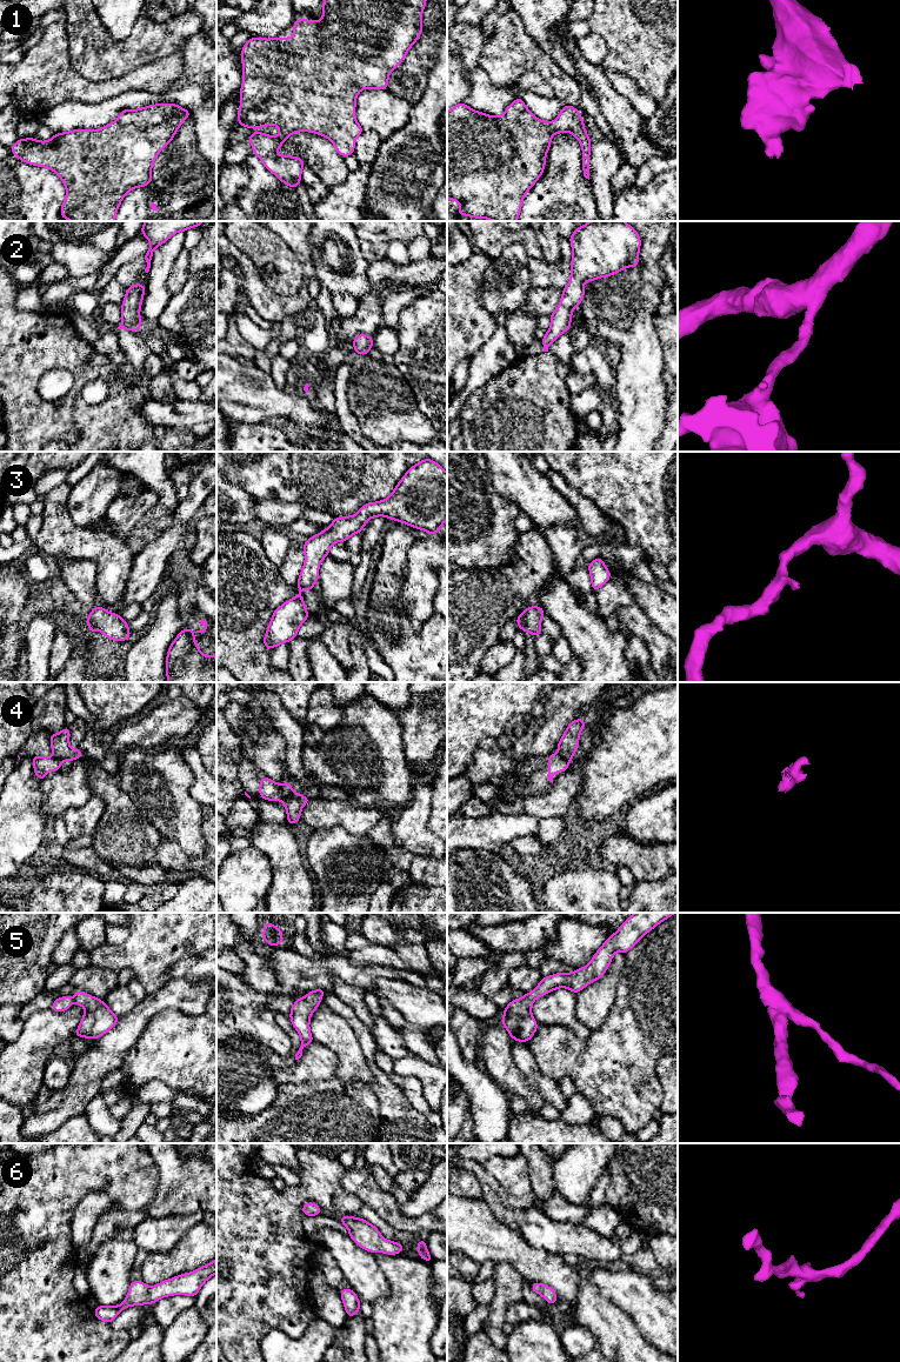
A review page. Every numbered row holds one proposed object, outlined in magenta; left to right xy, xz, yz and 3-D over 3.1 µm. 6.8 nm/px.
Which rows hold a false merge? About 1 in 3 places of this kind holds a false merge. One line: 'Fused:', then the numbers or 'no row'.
Fused: 4

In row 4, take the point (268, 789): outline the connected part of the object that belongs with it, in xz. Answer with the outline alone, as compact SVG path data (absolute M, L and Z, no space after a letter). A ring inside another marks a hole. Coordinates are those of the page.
M269 777L260 779L259 794L260 797L267 801L273 801L273 800L282 801L284 799L288 797L291 793L292 793L291 781L279 785L273 780L271 780Z

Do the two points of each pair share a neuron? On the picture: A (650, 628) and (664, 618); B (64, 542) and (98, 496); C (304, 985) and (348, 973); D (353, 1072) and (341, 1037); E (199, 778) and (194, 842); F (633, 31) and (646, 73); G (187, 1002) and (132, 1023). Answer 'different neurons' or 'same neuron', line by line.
A: different neurons
B: different neurons
C: same neuron
D: same neuron
E: different neurons
F: same neuron
G: same neuron

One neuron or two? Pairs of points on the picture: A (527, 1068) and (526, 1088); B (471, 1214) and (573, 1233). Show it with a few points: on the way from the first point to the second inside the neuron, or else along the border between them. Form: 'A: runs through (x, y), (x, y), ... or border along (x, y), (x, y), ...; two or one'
A: border along (512, 1056), (518, 1069), (545, 1100); two
B: border along (480, 1197), (500, 1221), (520, 1232); two

